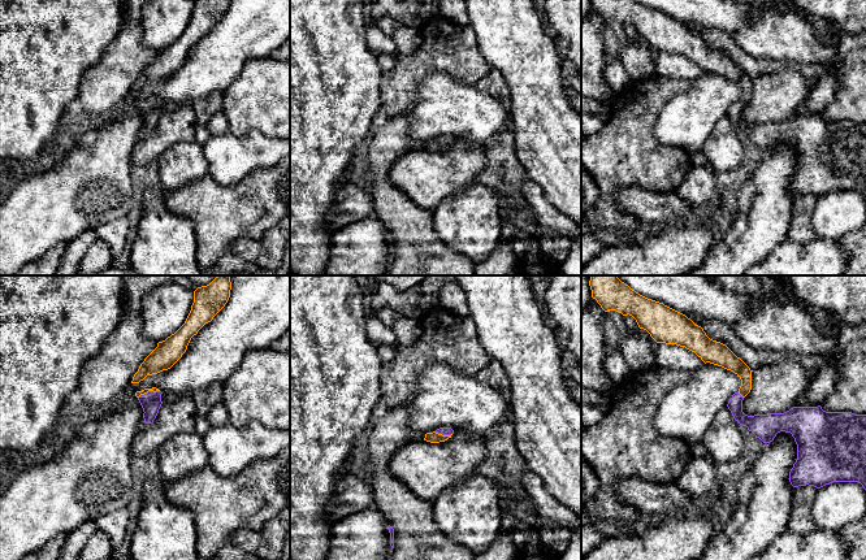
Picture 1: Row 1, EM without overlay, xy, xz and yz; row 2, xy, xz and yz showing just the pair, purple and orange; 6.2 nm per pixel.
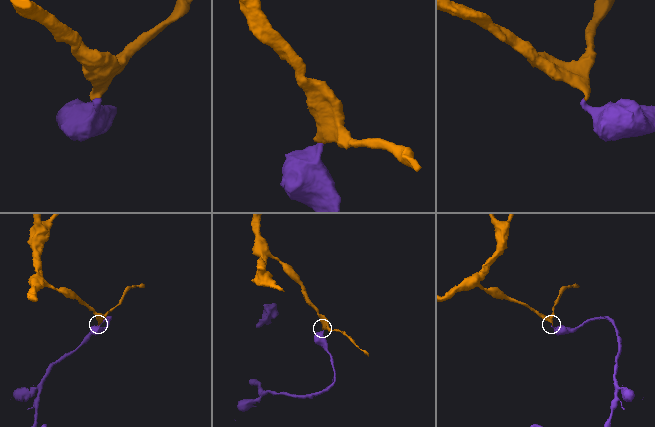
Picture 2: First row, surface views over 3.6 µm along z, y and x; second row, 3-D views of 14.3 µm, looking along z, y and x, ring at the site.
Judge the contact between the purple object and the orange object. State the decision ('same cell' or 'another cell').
same cell

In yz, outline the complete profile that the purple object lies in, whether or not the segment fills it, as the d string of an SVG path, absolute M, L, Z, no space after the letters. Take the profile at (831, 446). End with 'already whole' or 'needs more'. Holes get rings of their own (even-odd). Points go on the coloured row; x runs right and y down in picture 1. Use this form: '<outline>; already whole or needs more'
M590 275L592 298L601 308L632 316L638 327L646 330L657 343L676 344L694 352L705 364L710 363L733 372L741 379L741 386L727 407L733 418L746 426L763 443L774 440L778 433L791 433L797 444L797 460L789 472L793 487L814 486L820 489L832 482L858 482L866 490L866 414L852 412L826 412L818 407L793 407L784 413L748 416L742 412L742 400L752 390L752 369L737 357L726 344L710 339L703 329L685 314L648 299L616 275Z; needs more

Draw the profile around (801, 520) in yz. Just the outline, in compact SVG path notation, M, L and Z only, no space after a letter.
M809 485L793 489L792 511L787 530L804 534L815 529L811 508L817 491L817 487Z

